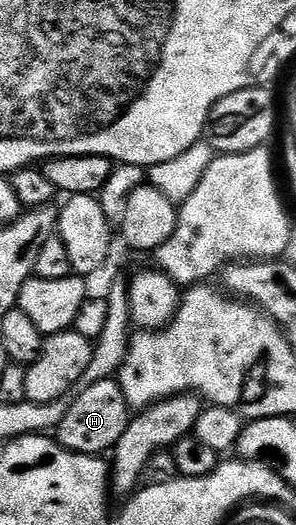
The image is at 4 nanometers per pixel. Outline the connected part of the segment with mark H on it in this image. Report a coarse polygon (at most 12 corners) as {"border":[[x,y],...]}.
{"border":[[120,383],[89,384],[55,429],[67,450],[112,453],[131,409]]}

